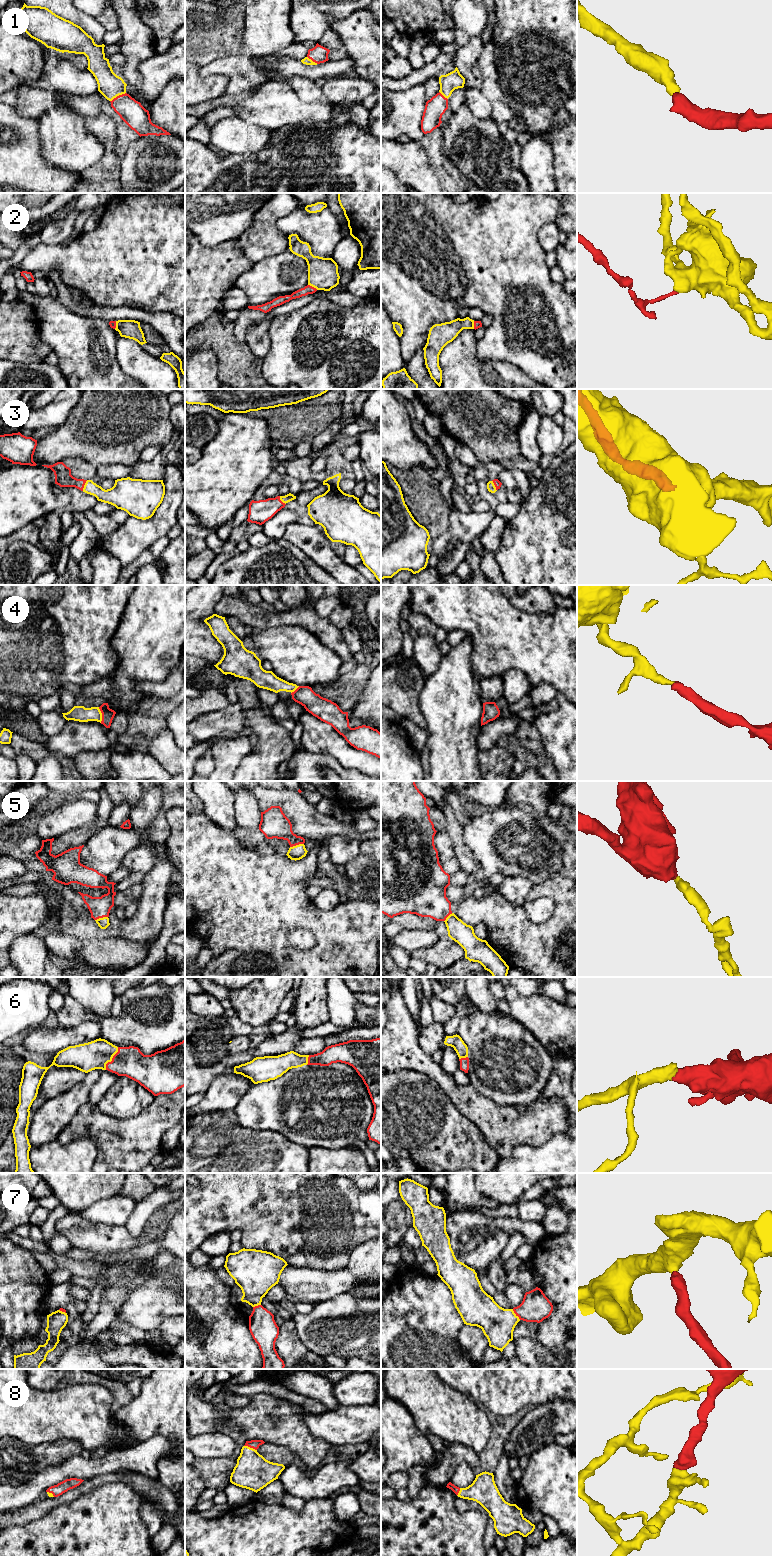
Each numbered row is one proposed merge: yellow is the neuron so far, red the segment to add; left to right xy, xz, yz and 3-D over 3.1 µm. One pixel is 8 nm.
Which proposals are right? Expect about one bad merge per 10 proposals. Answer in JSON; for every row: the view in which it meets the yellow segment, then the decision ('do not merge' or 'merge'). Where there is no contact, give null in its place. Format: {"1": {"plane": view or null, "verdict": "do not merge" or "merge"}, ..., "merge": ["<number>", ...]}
{"1": {"plane": "xy", "verdict": "merge"}, "2": {"plane": "xz", "verdict": "do not merge"}, "3": {"plane": "xy", "verdict": "merge"}, "4": {"plane": "xy", "verdict": "merge"}, "5": {"plane": "xz", "verdict": "merge"}, "6": {"plane": "xy", "verdict": "merge"}, "7": {"plane": "yz", "verdict": "merge"}, "8": {"plane": "xz", "verdict": "merge"}, "merge": ["1", "3", "4", "5", "6", "7", "8"]}

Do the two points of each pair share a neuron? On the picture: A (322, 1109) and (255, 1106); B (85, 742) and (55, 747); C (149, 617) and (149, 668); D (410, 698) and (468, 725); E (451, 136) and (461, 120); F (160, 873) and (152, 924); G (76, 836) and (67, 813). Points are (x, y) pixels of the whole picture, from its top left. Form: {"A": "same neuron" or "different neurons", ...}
{"A": "same neuron", "B": "same neuron", "C": "same neuron", "D": "different neurons", "E": "same neuron", "F": "same neuron", "G": "different neurons"}

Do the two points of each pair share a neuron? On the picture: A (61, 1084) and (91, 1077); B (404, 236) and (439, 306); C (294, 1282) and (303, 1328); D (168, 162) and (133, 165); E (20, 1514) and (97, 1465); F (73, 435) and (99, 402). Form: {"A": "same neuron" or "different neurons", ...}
{"A": "different neurons", "B": "same neuron", "C": "different neurons", "D": "same neuron", "E": "different neurons", "F": "same neuron"}

